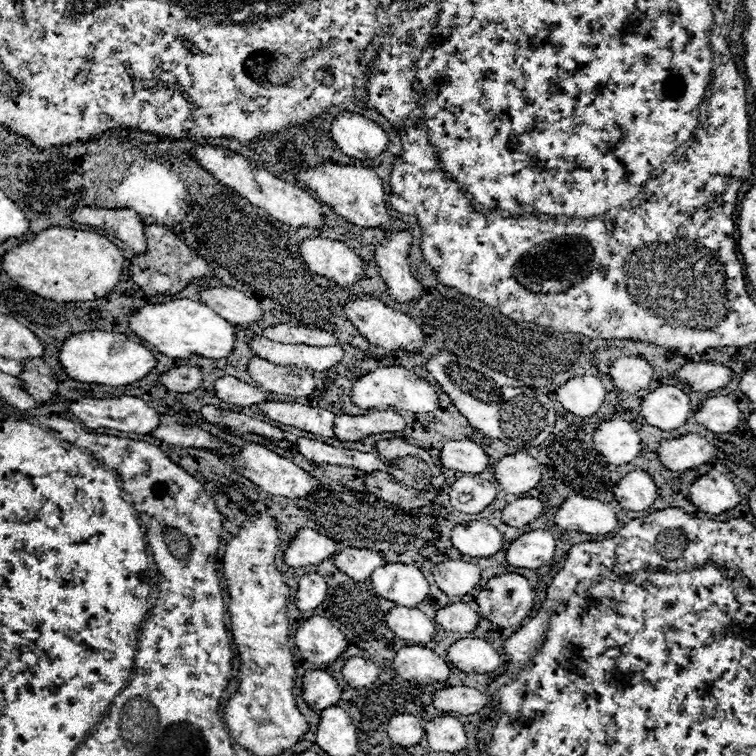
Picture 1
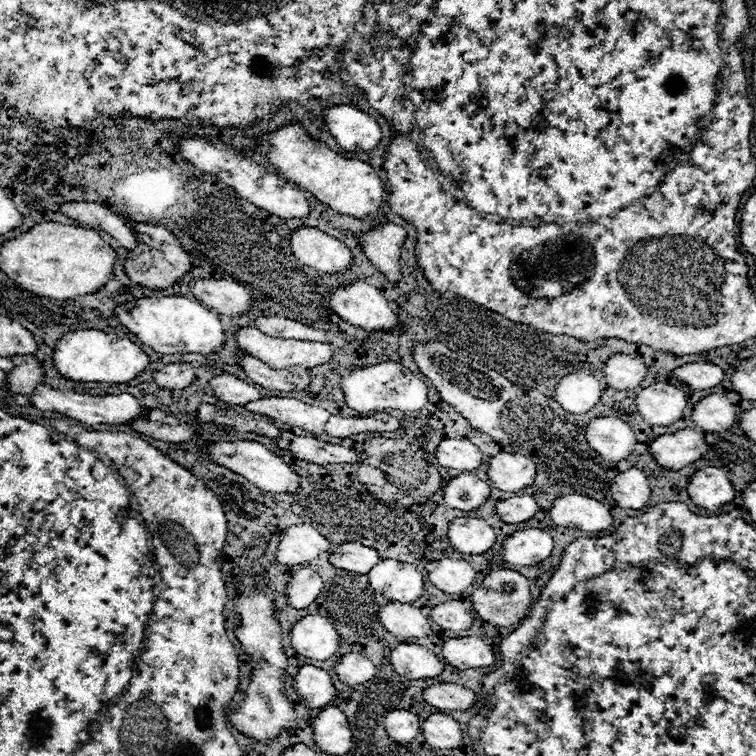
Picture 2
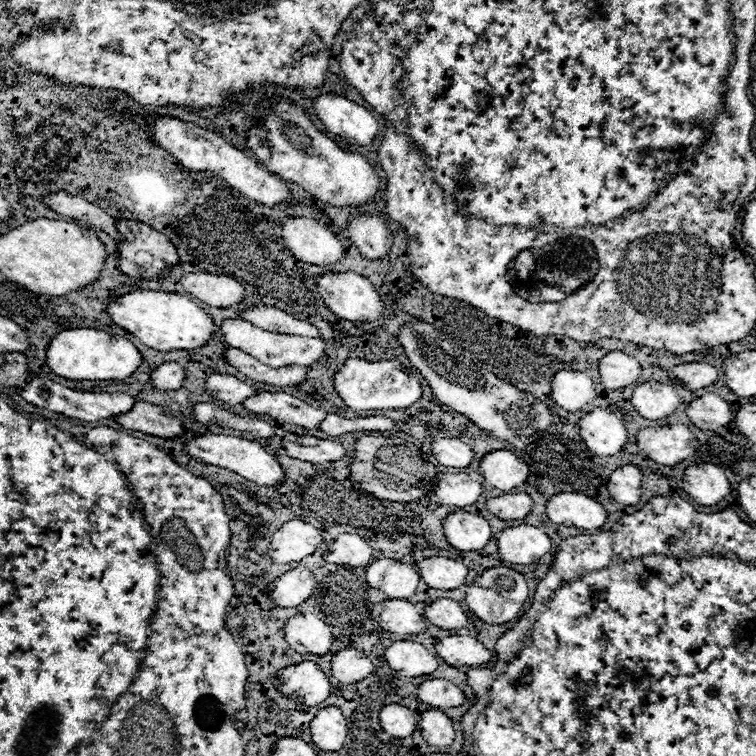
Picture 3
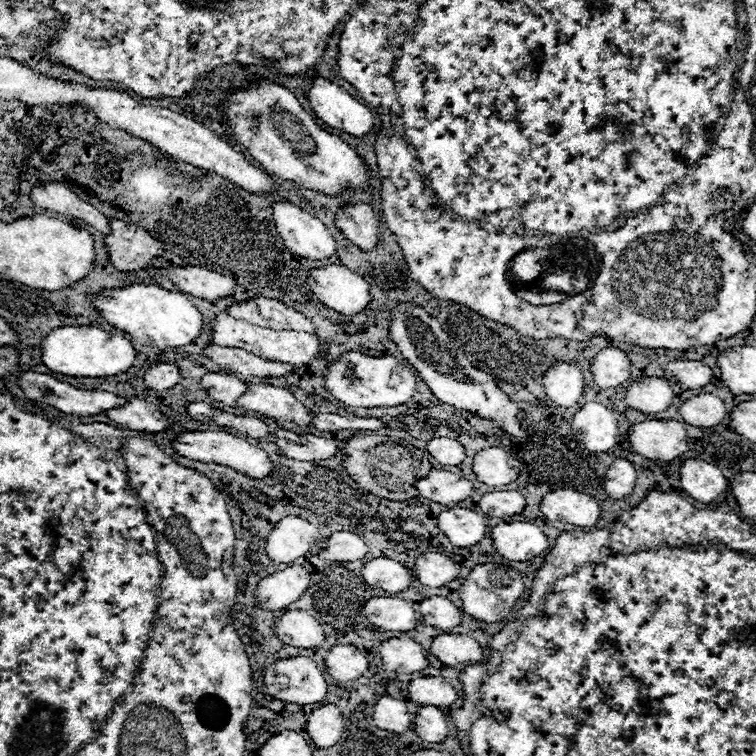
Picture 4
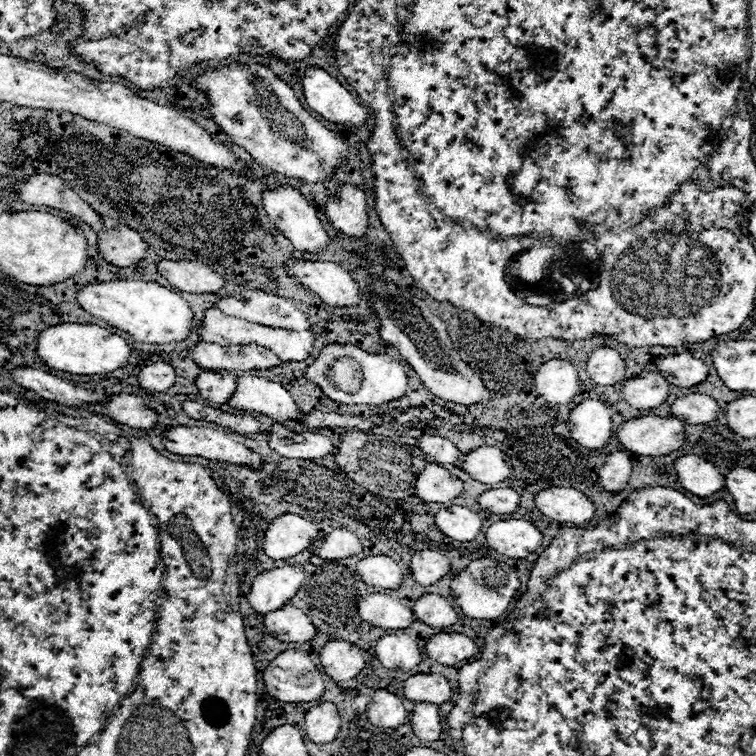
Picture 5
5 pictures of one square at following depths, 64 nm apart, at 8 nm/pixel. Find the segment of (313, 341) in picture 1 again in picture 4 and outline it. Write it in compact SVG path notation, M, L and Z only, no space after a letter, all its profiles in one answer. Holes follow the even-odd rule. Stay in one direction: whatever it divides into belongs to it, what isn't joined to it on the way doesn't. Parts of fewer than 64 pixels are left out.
M252 298L252 300L230 306L228 314L240 320L252 322L256 326L272 328L272 330L294 330L294 332L316 334L316 328L308 318L304 318L300 312L296 312L294 308L288 308L278 300Z

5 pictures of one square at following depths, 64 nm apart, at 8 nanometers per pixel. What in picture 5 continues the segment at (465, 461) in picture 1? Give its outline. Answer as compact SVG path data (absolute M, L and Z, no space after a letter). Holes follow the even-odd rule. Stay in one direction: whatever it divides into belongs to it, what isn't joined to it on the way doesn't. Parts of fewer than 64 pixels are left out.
M442 436L420 438L420 450L438 464L458 464L462 460L462 452L452 444L452 440Z

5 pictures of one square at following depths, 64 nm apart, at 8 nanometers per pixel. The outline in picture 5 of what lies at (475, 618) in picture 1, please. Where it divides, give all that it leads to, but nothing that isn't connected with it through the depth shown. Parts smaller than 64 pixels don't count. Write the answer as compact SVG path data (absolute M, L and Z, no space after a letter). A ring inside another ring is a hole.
M438 594L422 596L414 604L412 610L420 622L434 626L434 628L448 628L448 626L454 626L458 622L458 614L456 614L454 606Z

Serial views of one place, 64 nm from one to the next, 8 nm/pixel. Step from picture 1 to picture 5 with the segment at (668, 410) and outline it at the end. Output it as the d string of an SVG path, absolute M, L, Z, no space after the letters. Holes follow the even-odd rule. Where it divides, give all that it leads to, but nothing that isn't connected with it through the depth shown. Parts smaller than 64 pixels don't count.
M642 372L640 376L628 378L622 394L624 400L638 410L648 410L648 408L656 408L660 404L666 402L668 398L668 382L656 372Z

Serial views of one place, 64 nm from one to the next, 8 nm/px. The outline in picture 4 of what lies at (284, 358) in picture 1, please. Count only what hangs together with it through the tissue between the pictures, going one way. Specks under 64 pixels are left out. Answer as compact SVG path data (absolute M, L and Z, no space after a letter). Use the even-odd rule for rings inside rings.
M226 312L216 316L216 320L212 324L212 340L214 340L214 344L220 344L220 346L242 348L242 350L248 350L248 352L264 358L264 360L284 362L284 364L292 364L292 366L302 366L302 364L312 362L320 350L320 340L314 334L288 332L288 330L268 330L262 326L254 326L246 320L236 320Z

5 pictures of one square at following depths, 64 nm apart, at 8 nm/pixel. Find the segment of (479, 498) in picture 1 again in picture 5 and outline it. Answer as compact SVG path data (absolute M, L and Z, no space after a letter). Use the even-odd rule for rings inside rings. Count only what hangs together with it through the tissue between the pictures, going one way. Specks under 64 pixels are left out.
M428 464L426 470L416 478L416 494L422 502L438 502L450 504L460 498L464 492L462 480L452 476L448 470L436 464Z

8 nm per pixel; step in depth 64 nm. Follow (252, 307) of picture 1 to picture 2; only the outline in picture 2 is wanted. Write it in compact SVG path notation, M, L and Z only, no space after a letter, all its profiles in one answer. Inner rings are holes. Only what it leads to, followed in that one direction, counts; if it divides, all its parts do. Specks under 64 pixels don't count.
M192 280L192 294L216 314L226 316L244 316L252 308L252 298L244 286L232 280Z

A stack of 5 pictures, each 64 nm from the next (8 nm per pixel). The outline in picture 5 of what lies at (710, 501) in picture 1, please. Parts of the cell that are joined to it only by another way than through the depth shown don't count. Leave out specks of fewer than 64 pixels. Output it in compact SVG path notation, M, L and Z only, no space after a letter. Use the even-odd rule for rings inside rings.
M696 454L678 458L676 472L682 488L698 498L708 498L724 488L724 476L718 472L718 468Z

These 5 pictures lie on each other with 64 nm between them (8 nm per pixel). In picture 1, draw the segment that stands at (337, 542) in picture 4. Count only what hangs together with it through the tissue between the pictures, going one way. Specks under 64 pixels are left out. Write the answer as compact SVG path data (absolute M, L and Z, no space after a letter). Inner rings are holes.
M346 548L336 554L334 564L346 576L350 576L354 582L366 582L376 568L386 564L386 560L368 548L362 548L362 550L360 548Z

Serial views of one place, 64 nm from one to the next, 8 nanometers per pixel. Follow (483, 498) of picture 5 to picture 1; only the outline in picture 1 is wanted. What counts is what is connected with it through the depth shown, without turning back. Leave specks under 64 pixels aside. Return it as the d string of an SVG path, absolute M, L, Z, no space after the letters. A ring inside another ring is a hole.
M526 496L526 498L518 498L510 504L506 504L506 508L502 510L502 520L508 526L522 528L522 526L534 522L542 514L542 510L544 510L544 506L542 506L540 500Z

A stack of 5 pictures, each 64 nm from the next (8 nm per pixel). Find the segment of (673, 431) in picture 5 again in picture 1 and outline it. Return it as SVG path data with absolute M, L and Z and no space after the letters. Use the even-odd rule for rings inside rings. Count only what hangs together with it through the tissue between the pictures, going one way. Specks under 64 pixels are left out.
M686 434L678 440L664 442L658 448L658 456L666 468L684 472L712 462L716 458L716 448L698 434Z

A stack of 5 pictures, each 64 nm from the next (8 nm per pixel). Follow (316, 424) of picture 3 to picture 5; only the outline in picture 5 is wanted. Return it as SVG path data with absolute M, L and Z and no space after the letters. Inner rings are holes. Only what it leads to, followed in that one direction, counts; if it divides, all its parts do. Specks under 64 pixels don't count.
M238 376L238 390L228 404L238 410L266 414L274 420L302 422L304 418L298 404L282 384L258 376Z

